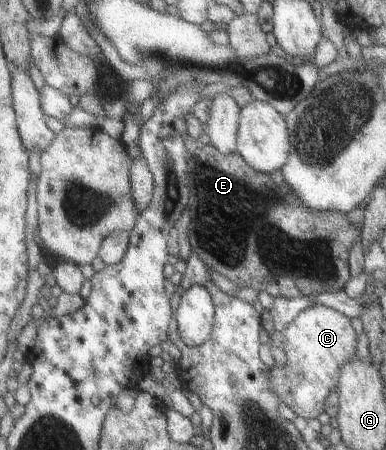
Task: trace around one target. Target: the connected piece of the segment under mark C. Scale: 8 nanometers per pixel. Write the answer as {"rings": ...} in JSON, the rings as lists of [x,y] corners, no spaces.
{"rings":[[[314,304],[305,308],[283,329],[282,346],[284,353],[284,364],[282,366],[267,367],[270,390],[274,391],[278,403],[287,405],[293,413],[305,419],[316,418],[323,412],[323,405],[326,402],[328,393],[335,387],[338,380],[339,369],[342,363],[349,361],[355,352],[355,332],[352,331],[349,318],[334,309]]]}

